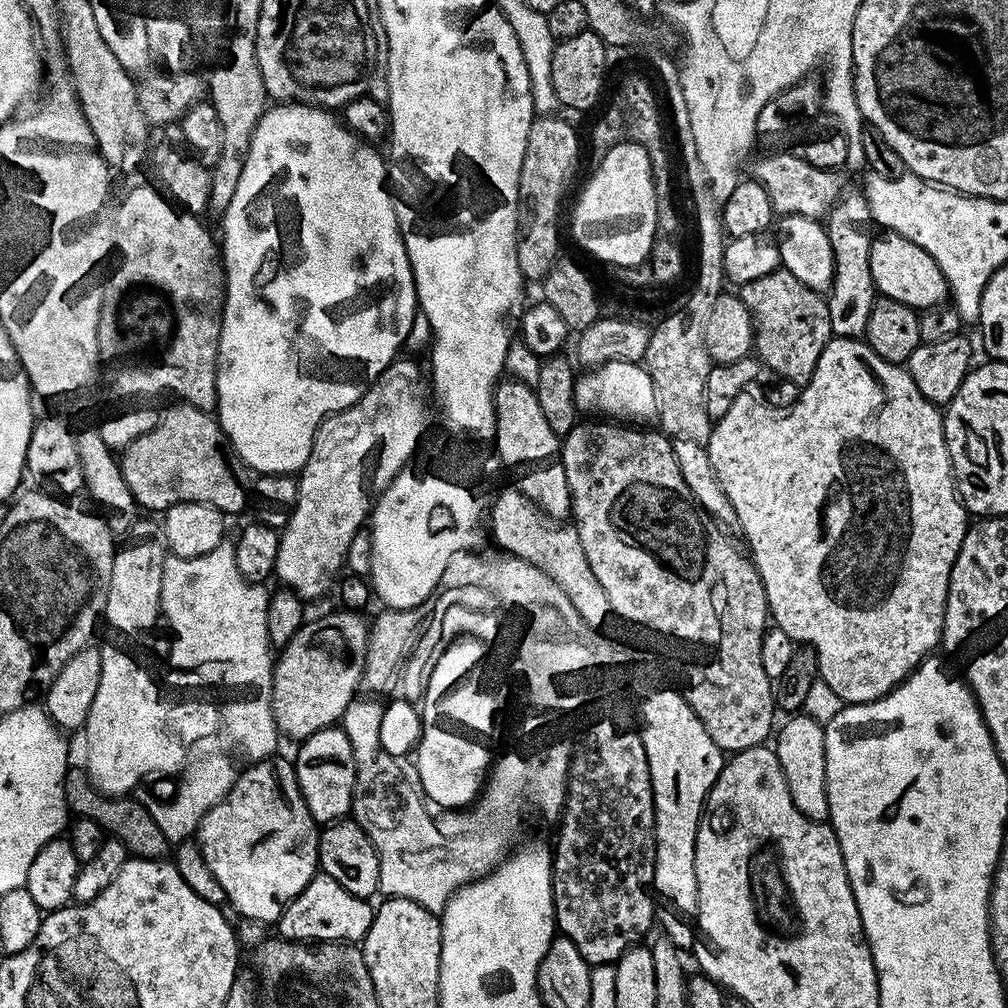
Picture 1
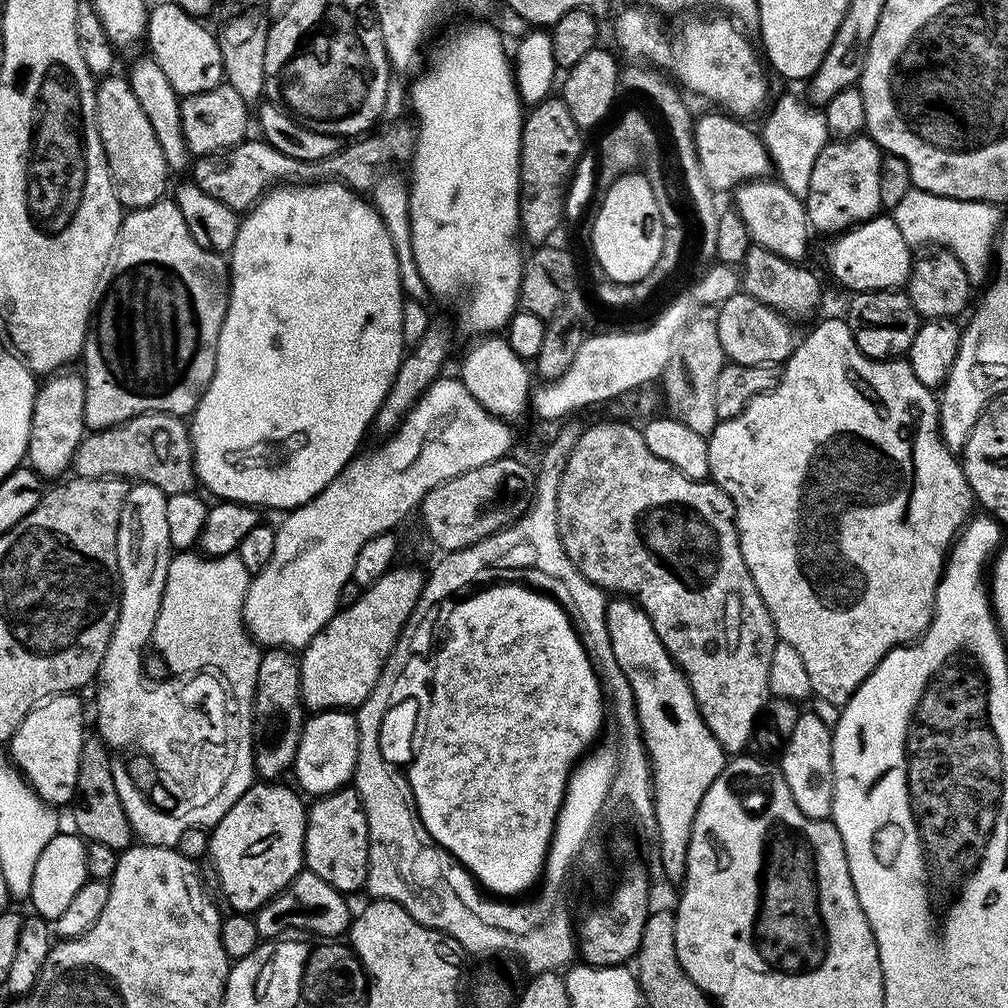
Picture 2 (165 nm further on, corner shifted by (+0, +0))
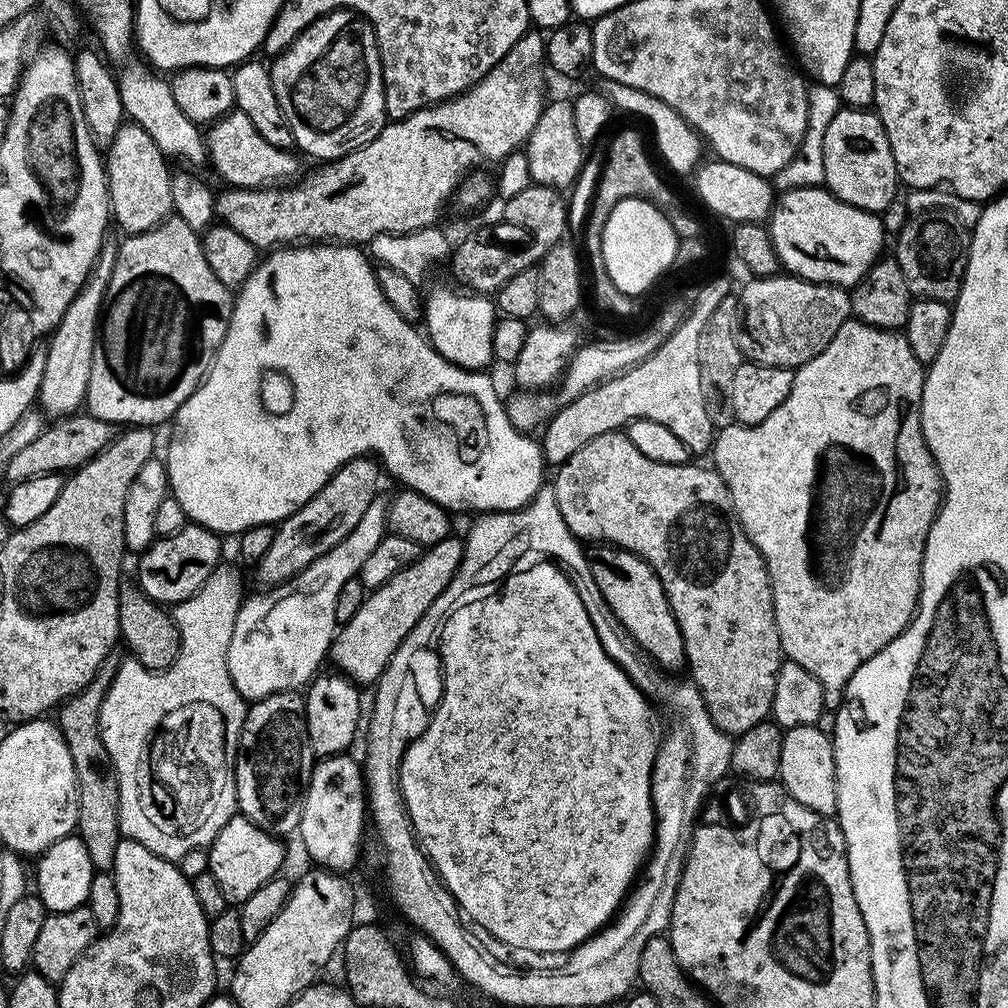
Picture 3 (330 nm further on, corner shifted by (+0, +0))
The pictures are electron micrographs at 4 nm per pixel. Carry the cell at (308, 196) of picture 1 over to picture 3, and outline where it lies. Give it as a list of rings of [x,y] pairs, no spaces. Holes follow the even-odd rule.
[[[335,242],[281,246],[269,251],[265,255],[268,257],[265,260],[263,257],[257,263],[250,278],[235,293],[226,338],[216,351],[216,359],[212,361],[204,383],[176,412],[171,425],[172,441],[168,444],[168,456],[166,455],[168,487],[191,523],[200,524],[217,534],[239,534],[259,524],[279,525],[280,521],[292,516],[303,504],[310,502],[310,498],[314,498],[314,494],[318,494],[318,490],[322,490],[322,486],[328,483],[331,476],[346,462],[369,454],[378,458],[387,475],[389,472],[394,479],[401,480],[405,489],[422,493],[452,514],[513,512],[531,504],[545,483],[546,461],[543,450],[535,439],[528,437],[531,435],[512,425],[505,401],[500,401],[491,378],[487,376],[489,373],[484,370],[458,368],[439,356],[431,343],[421,333],[421,337],[416,333],[417,325],[404,321],[397,310],[390,306],[390,302],[379,288],[373,261],[364,252],[360,252],[363,251],[359,247]]]

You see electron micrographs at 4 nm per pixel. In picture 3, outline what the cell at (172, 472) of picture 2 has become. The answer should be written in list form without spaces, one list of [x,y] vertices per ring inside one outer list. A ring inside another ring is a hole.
[[[87,414],[66,416],[52,422],[49,428],[47,425],[38,434],[38,438],[34,438],[34,442],[27,444],[23,450],[18,450],[18,454],[14,454],[14,458],[10,458],[10,462],[3,465],[2,472],[9,485],[21,484],[35,476],[68,474],[93,460],[113,439],[114,426],[110,422],[102,422]]]

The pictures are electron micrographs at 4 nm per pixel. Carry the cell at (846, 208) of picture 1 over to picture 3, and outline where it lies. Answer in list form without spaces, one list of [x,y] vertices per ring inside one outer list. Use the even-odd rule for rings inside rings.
[[[840,107],[826,129],[822,155],[825,167],[823,187],[842,202],[882,214],[898,195],[898,177],[894,154],[890,150],[890,138],[886,138],[886,130],[875,111]]]

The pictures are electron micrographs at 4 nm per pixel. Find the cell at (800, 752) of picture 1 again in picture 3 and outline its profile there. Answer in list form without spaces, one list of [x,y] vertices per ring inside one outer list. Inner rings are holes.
[[[814,724],[787,729],[782,738],[778,780],[785,793],[802,806],[823,816],[835,817],[838,790],[836,789],[836,767],[834,766],[831,735]]]

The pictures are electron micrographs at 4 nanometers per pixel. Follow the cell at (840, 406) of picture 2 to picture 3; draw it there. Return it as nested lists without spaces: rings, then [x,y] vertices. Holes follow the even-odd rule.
[[[849,318],[834,334],[832,341],[810,362],[806,362],[794,371],[794,386],[786,394],[786,402],[757,424],[737,424],[735,422],[719,429],[715,433],[714,443],[710,449],[711,463],[714,471],[724,479],[736,516],[744,528],[744,533],[754,542],[768,567],[768,577],[772,583],[774,598],[774,618],[778,626],[781,653],[787,659],[798,662],[798,666],[810,670],[818,682],[822,682],[824,707],[835,710],[844,701],[844,691],[854,678],[854,670],[862,666],[874,654],[881,652],[898,634],[907,630],[912,617],[920,607],[920,583],[922,582],[922,562],[926,550],[926,538],[930,526],[940,512],[944,494],[944,482],[940,471],[930,454],[922,434],[920,411],[922,410],[922,390],[924,389],[925,365],[914,358],[910,342],[903,331],[882,330],[860,320]]]

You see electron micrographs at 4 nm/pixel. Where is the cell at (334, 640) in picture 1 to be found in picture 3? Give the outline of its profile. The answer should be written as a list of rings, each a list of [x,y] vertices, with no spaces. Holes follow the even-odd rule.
[[[449,534],[442,542],[421,551],[420,557],[406,570],[394,574],[390,582],[371,589],[364,597],[362,610],[335,633],[330,649],[330,660],[337,664],[333,665],[357,686],[375,685],[398,646],[402,646],[406,634],[414,630],[418,618],[422,618],[422,614],[430,610],[434,598],[450,586],[463,557],[463,539]]]

